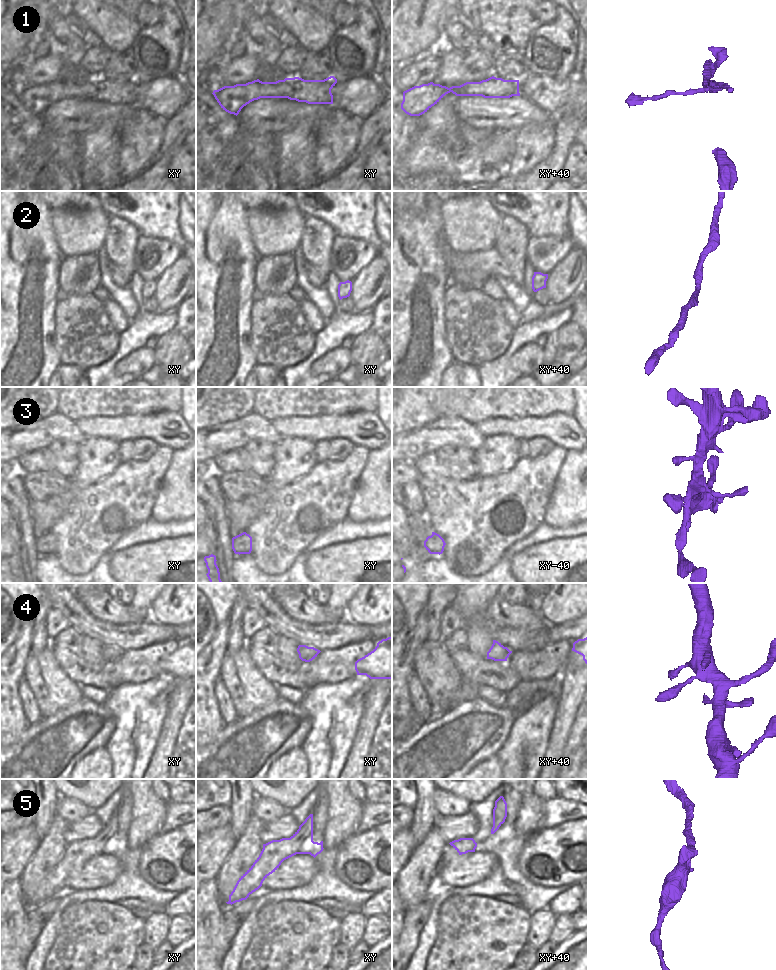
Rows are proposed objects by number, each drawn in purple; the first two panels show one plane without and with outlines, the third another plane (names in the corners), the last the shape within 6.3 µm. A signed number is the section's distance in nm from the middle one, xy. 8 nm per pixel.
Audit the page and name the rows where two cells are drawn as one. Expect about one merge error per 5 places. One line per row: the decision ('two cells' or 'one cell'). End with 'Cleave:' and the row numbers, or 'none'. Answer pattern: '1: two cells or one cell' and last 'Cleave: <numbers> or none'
1: one cell
2: one cell
3: one cell
4: one cell
5: one cell
Cleave: none

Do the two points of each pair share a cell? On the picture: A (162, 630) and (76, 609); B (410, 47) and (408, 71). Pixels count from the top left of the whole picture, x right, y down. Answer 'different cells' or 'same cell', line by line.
A: same cell
B: different cells

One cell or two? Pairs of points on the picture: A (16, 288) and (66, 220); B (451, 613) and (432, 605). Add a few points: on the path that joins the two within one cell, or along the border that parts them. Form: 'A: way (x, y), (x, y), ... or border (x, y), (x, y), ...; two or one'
A: border (51, 213), (51, 228), (55, 242), (63, 257); two
B: border (452, 603), (441, 616), (439, 624), (440, 633); two

